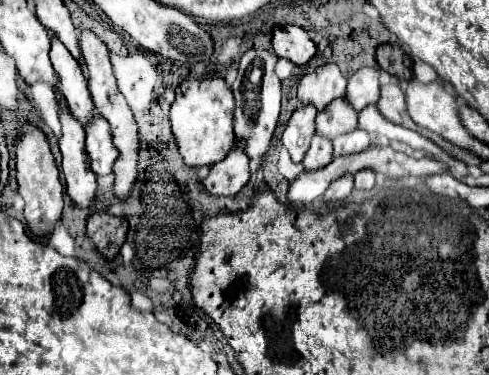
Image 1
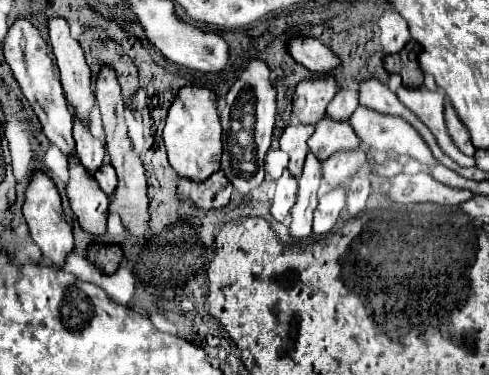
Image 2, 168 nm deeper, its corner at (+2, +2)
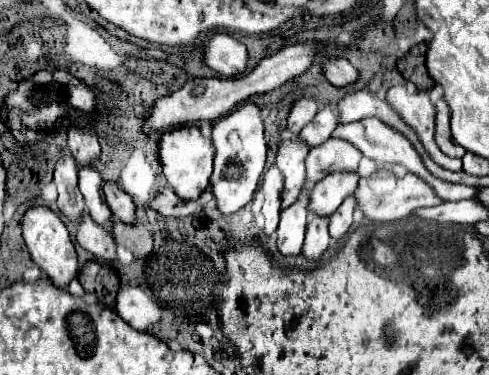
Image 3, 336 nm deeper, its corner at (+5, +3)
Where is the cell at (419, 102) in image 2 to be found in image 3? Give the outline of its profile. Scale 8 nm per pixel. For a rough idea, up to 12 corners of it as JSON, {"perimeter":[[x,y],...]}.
{"perimeter":[[388,90],[392,110],[416,132],[438,166],[462,170],[434,142],[436,110],[424,92]]}

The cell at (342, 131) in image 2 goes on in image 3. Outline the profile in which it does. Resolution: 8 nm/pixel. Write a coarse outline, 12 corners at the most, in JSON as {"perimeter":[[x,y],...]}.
{"perimeter":[[330,138],[308,152],[306,180],[358,172],[360,150]]}

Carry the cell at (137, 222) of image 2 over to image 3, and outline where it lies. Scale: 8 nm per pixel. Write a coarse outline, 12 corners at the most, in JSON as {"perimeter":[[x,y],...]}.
{"perimeter":[[138,208],[140,226],[116,222],[114,240],[136,258],[152,254],[152,234],[146,212]]}

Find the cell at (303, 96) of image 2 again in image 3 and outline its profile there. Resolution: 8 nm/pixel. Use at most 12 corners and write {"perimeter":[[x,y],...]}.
{"perimeter":[[300,98],[290,110],[286,128],[292,136],[316,116],[318,104]]}

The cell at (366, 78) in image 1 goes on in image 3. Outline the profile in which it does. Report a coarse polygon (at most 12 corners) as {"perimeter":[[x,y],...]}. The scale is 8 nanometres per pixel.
{"perimeter":[[324,106],[298,138],[316,148],[336,128],[336,106]]}

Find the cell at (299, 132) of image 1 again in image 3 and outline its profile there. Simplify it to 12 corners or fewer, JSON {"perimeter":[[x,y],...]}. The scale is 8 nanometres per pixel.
{"perimeter":[[298,138],[280,144],[276,166],[284,176],[282,210],[306,184],[308,148]]}

